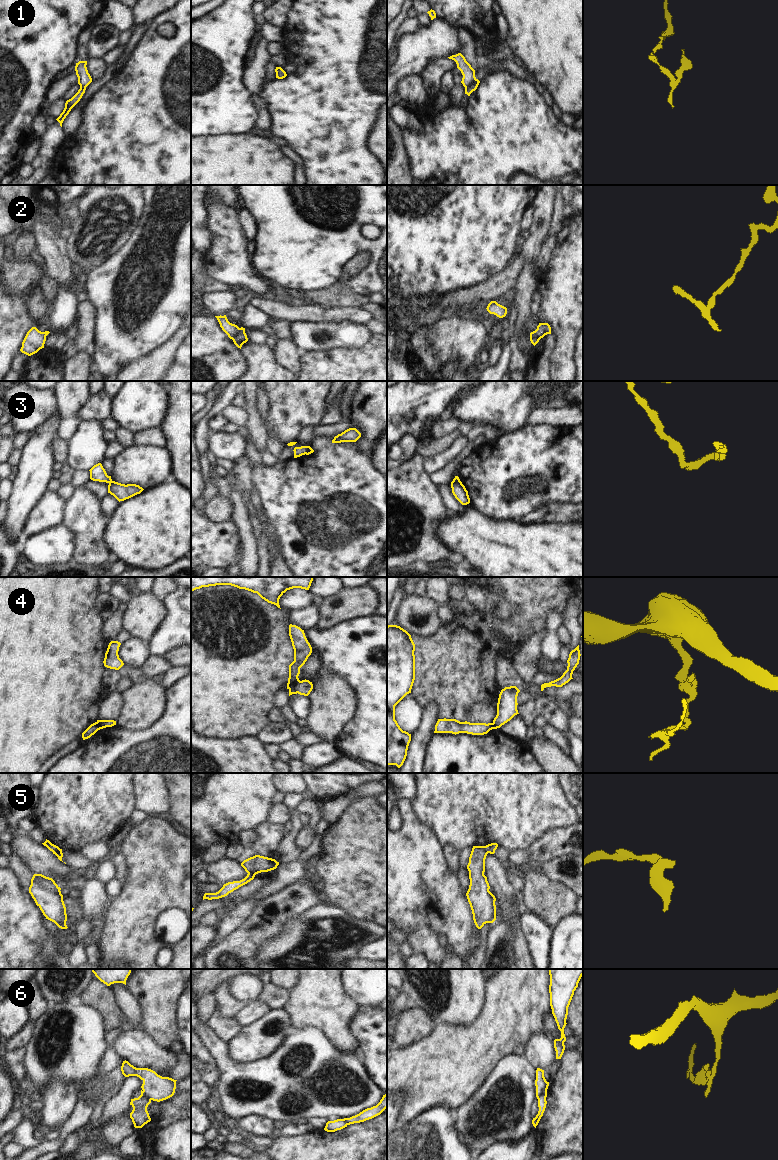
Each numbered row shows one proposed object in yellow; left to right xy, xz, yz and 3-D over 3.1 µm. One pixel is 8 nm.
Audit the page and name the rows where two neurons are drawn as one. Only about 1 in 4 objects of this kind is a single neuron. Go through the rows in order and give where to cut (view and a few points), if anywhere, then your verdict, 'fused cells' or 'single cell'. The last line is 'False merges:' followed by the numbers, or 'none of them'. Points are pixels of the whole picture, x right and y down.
1: yz (476, 79), (465, 88) | fused cells
2: xz (240, 328), (239, 332), (232, 339) | fused cells
3: xy (111, 480), (109, 483) | fused cells
4: xz (300, 681), (289, 689) | fused cells
5: xz (248, 872), (255, 874) | fused cells
6: xy (142, 1091), (150, 1100) | fused cells
False merges: 1, 2, 3, 4, 5, 6

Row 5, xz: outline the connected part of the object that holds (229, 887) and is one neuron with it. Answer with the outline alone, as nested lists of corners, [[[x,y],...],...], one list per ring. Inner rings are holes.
[[[248,873],[247,876],[240,881],[228,882],[224,884],[223,887],[216,893],[205,893],[203,896],[203,900],[204,899],[212,900],[212,899],[219,899],[219,898],[225,897],[229,893],[233,892],[234,890],[238,889],[239,887],[253,880],[254,877],[255,877],[255,874]]]

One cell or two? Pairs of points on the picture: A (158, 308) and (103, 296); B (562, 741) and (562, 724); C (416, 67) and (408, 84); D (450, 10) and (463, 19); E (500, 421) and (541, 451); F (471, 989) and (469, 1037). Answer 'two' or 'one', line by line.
A: one
B: two
C: two
D: one
E: two
F: two

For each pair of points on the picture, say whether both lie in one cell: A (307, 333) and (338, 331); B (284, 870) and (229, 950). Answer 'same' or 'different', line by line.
A: same
B: different

